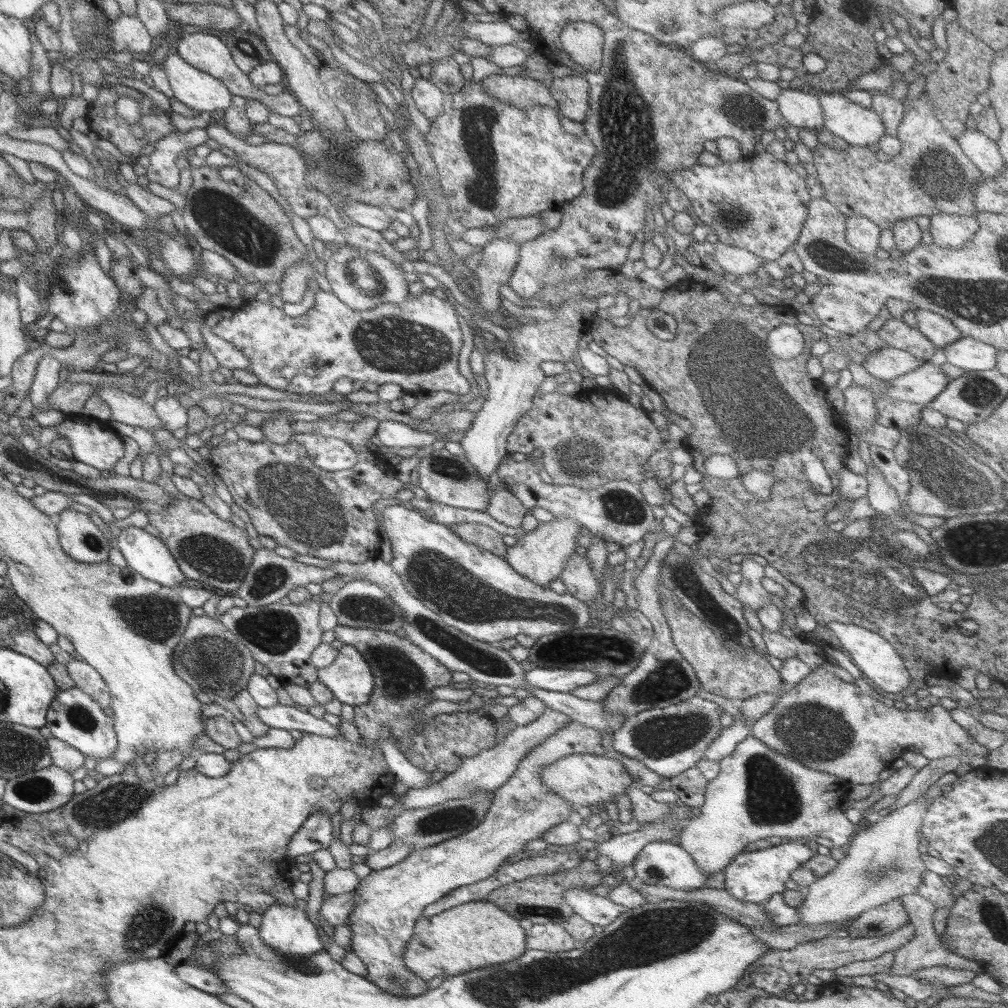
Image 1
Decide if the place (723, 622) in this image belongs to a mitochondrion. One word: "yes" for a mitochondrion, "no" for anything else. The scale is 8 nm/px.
yes

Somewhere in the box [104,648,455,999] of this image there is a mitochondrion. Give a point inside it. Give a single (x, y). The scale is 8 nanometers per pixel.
(150, 922)

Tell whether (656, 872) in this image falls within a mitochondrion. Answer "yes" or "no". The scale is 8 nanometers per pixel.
yes

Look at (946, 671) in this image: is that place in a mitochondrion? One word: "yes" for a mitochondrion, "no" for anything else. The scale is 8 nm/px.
no

